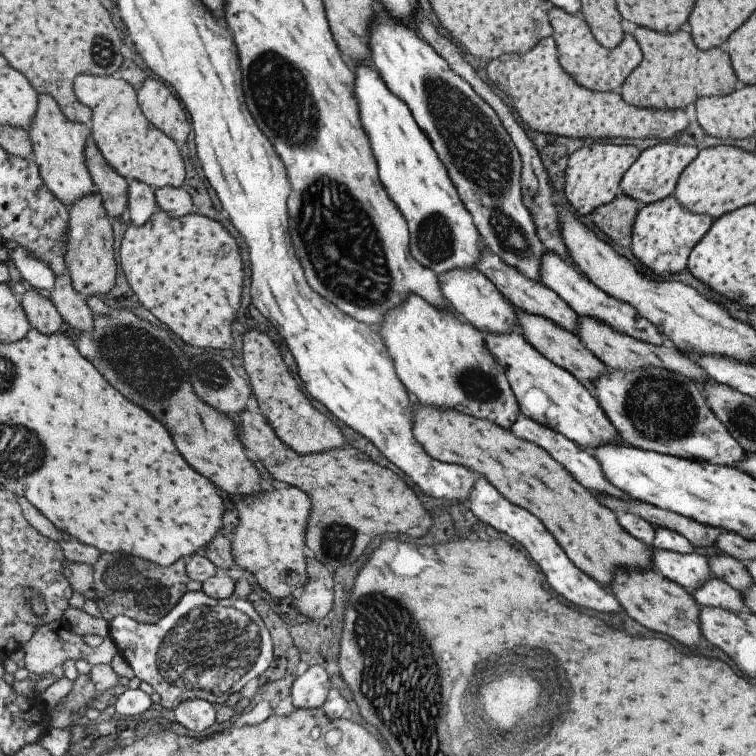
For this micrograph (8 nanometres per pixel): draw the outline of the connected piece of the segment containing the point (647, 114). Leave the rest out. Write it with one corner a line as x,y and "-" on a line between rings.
552,37
541,39
531,50
518,55
517,53
505,53
485,64
485,72
507,98
513,110
519,114
519,118
535,132
567,136
570,139
601,140
601,138
659,138
670,140
682,130
685,130
687,116
681,109
653,110
651,108
639,108
628,105
617,92
595,92
578,85
561,67
557,60
556,46

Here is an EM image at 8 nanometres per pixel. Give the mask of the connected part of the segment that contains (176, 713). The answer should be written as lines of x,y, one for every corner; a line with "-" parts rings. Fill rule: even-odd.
187,699
181,701
172,712
165,714
173,714
171,719
191,732
203,732
215,722
215,707
203,699

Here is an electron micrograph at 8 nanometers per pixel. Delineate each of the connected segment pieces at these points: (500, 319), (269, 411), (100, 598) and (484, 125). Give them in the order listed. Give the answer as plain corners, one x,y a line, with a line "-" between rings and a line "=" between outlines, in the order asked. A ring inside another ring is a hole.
475,268
468,269
467,271
453,269
452,271
437,275
437,278
442,295
445,297
451,310
461,320
469,323
479,332
485,331
495,335
515,331
521,332
519,326
517,326
516,312
512,304
504,296
501,296
493,284
=
247,330
242,334
241,344
242,366
247,374
248,385
258,402
260,414
270,424
275,436
300,455
325,452
341,446
343,436
339,428
327,416
313,408
289,374
273,342
259,330
=
101,552
97,560
92,564
92,577
96,592
93,600
101,612
101,618
108,623
117,615
125,615
131,620
136,620
140,623
157,622
187,592
185,584
187,584
189,578
186,575
185,565
186,559
183,558
177,559
173,564
167,565
166,567
162,567
159,565
155,566
151,562
145,562
141,558
135,558
135,556
127,556
123,552
113,552
113,554
=
384,11
381,14
374,13
370,21
368,47
371,66
376,69
389,92
409,107
413,120
429,139
456,188
459,200
472,216
482,246
495,253
508,267
517,269
517,272
525,278
539,282
539,264
545,250
536,235
532,216
521,200
520,154
502,127
497,113
465,80
449,68
445,60
417,34
414,28
391,19

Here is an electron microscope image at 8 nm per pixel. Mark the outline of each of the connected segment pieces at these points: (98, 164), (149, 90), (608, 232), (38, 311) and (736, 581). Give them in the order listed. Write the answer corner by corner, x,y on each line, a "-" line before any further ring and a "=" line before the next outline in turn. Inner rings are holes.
91,136
84,144
84,161
105,212
110,218
119,217
126,207
127,180
105,162
=
145,78
136,92
136,101
143,116
172,141
183,142
189,134
189,122
181,104
169,94
169,90
153,78
=
619,192
607,204
594,208
590,213
593,224
617,246
628,246
632,224
641,205
=
26,290
20,299
21,308
29,324
41,334
50,335
57,332
64,320
48,299
39,295
36,290
=
721,554
709,557
707,560
712,576
726,582
739,592
755,584
747,572
745,562
734,559
732,556

